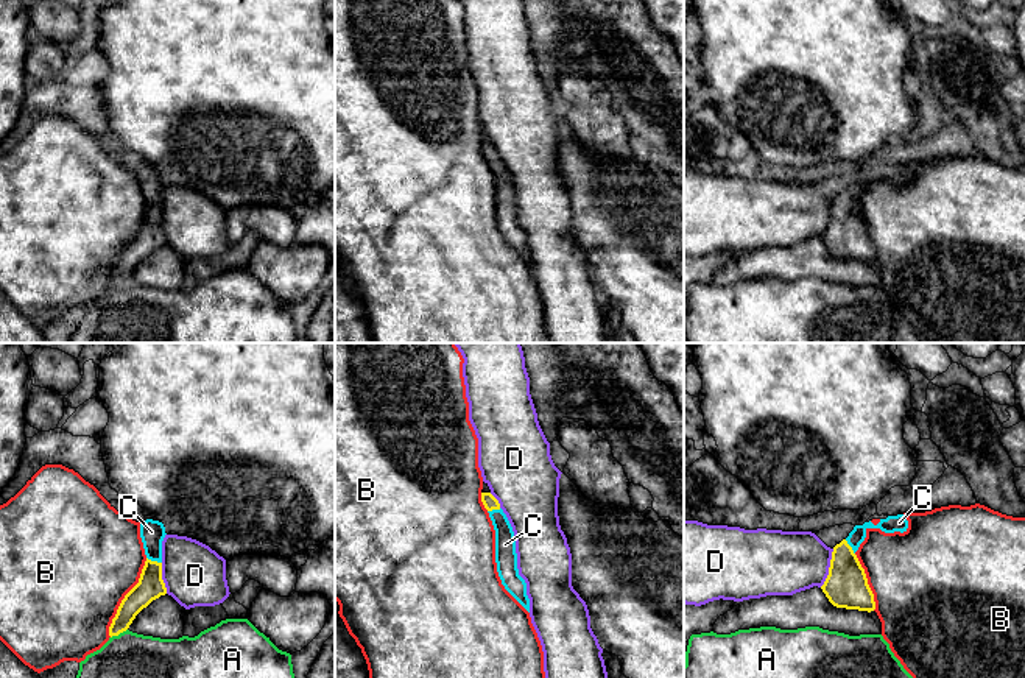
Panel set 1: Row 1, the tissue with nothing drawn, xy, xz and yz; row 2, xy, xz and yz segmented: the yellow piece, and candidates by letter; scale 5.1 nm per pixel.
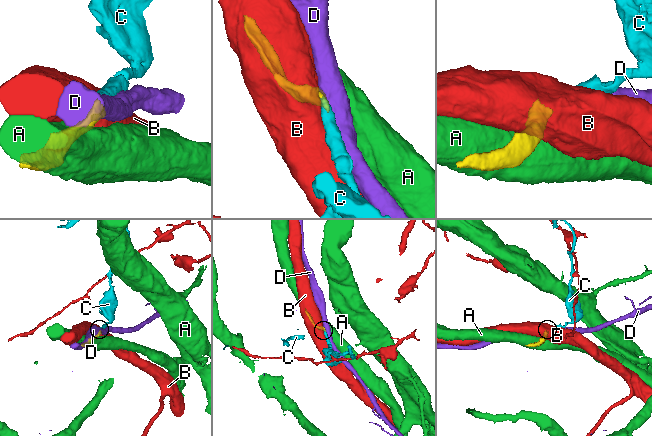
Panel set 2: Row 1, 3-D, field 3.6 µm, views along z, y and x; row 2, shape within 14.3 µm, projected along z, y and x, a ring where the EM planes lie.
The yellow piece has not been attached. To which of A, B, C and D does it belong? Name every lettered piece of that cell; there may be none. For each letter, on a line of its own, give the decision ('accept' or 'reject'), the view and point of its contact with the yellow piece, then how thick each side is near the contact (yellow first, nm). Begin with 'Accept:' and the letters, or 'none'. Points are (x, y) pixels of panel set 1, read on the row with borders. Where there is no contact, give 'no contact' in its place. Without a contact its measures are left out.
Accept: C
A: reject; meets yellow in xy at (119, 633); 120 nm thick on the yellow side, 240 nm on the other
B: reject; meets yellow in xy at (125, 597); 140 nm thick on the yellow side, 480 nm on the other
C: accept; meets yellow in xy at (154, 561); 140 nm thick on the yellow side, 130 nm on the other
D: reject; meets yellow in yz at (829, 568); 220 nm thick on the yellow side, 340 nm on the other

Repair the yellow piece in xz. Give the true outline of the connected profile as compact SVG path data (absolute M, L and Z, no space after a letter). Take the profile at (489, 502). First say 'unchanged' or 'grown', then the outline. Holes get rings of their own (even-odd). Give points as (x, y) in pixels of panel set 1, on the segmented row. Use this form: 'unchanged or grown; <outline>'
grown; M481 493L481 502L489 513L495 530L495 563L505 589L530 613L527 583L519 575L516 539L512 527L500 508L498 500L491 493Z

